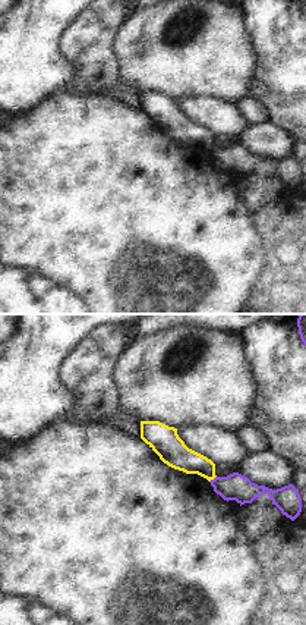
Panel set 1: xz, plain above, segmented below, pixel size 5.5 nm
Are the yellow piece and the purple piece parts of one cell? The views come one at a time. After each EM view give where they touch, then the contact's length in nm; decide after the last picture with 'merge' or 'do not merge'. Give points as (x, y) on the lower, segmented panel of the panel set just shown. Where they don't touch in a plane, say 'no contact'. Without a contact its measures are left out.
contact (213, 479); length 50 nm

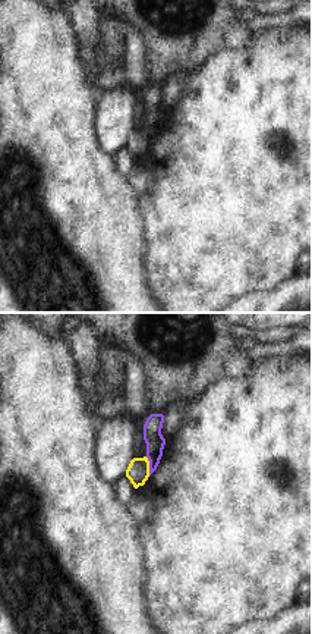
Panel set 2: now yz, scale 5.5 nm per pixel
contact (148, 465); length 110 nm

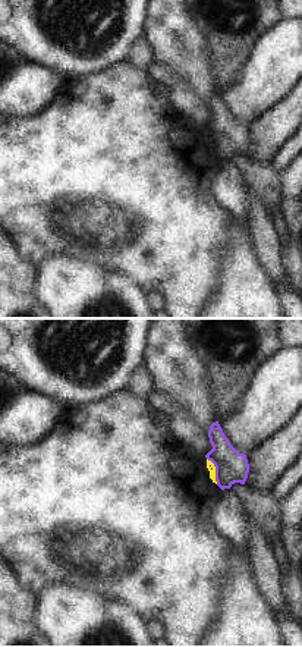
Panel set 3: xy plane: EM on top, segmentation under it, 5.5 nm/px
contact (214, 471); length 160 nm

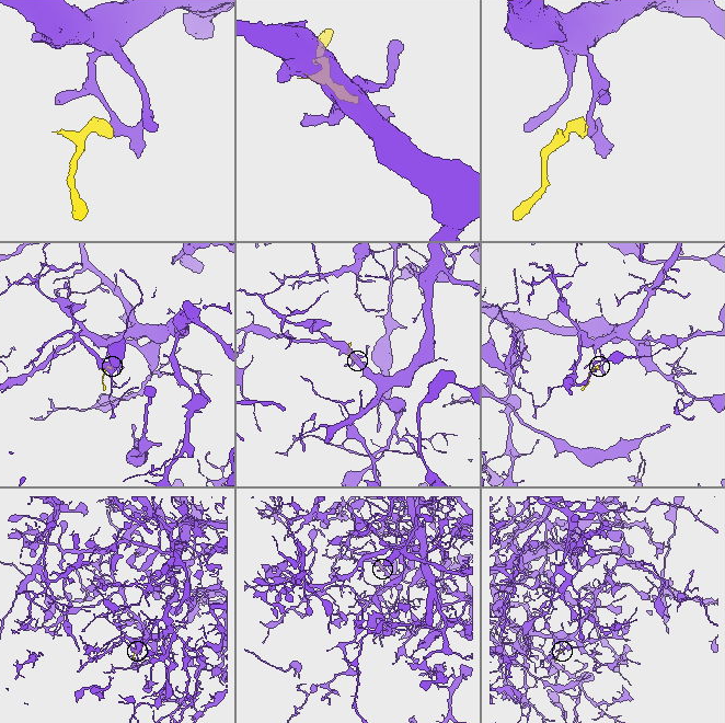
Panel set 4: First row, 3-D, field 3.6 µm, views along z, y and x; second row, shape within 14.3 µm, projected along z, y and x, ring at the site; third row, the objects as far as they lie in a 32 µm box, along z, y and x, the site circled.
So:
do not merge

